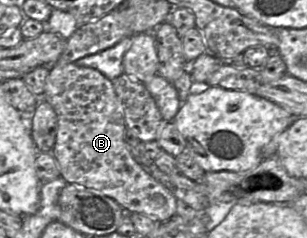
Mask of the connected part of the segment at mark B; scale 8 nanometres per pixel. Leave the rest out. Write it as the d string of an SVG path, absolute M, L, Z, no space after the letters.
M75 63L53 64L49 67L41 99L50 103L57 114L56 141L51 153L60 168L60 176L67 183L112 198L126 213L145 214L158 222L168 221L176 214L177 198L139 165L128 148L124 139L126 130L124 112L114 91L113 81L94 68L77 66Z

